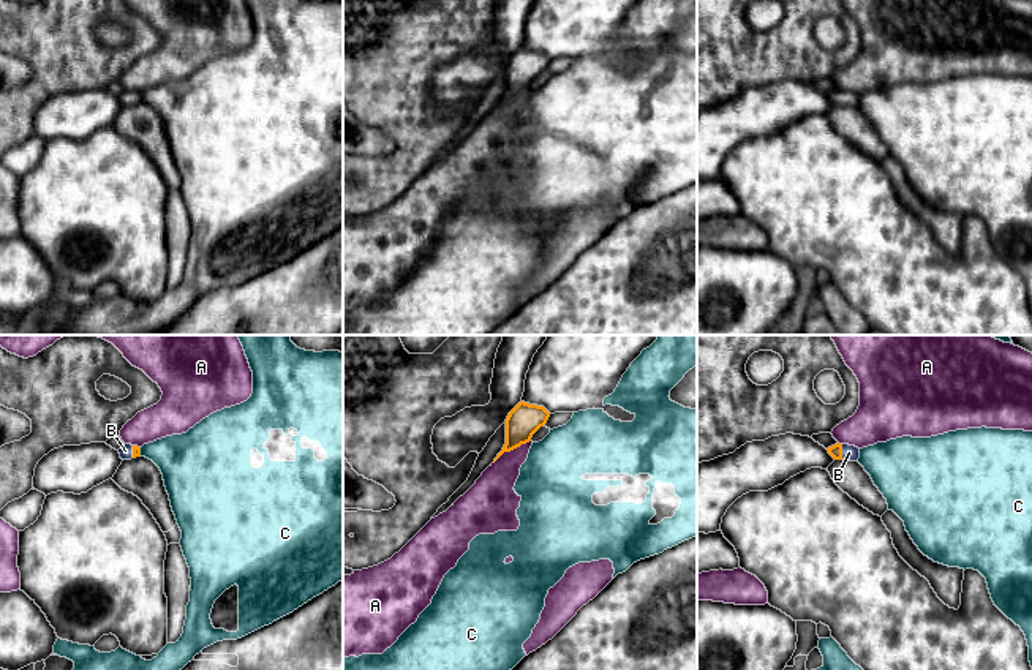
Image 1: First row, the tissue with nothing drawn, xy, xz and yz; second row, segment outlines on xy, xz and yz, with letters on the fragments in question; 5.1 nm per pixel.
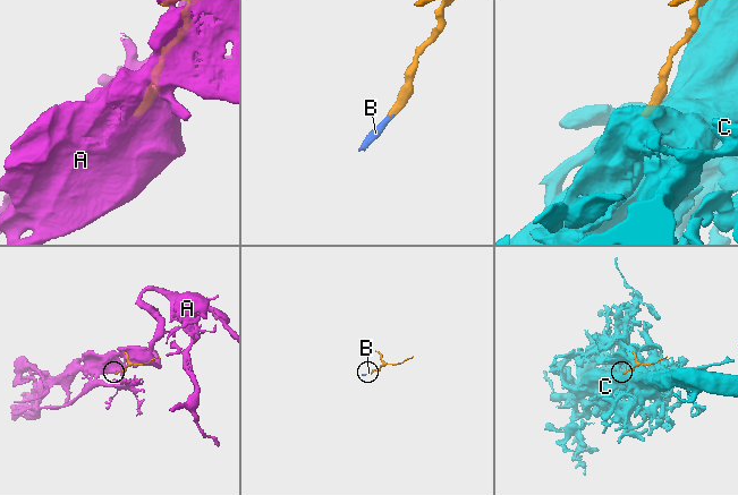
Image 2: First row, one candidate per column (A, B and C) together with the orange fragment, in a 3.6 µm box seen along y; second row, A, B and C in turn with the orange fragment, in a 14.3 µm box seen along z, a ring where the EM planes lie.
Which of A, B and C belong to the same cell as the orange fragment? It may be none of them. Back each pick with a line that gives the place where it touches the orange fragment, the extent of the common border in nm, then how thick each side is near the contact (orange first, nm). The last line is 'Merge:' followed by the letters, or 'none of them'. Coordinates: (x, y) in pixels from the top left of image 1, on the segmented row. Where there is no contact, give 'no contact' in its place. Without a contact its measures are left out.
B: yz (841, 452) | 80 nm | 70/80 nm
Merge: B

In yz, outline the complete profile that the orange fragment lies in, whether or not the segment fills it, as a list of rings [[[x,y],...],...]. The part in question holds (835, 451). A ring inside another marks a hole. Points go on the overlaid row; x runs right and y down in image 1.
[[[838,442],[831,447],[828,447],[827,450],[834,460],[858,461],[858,458],[860,458],[860,449],[855,446],[849,446],[849,444]]]

